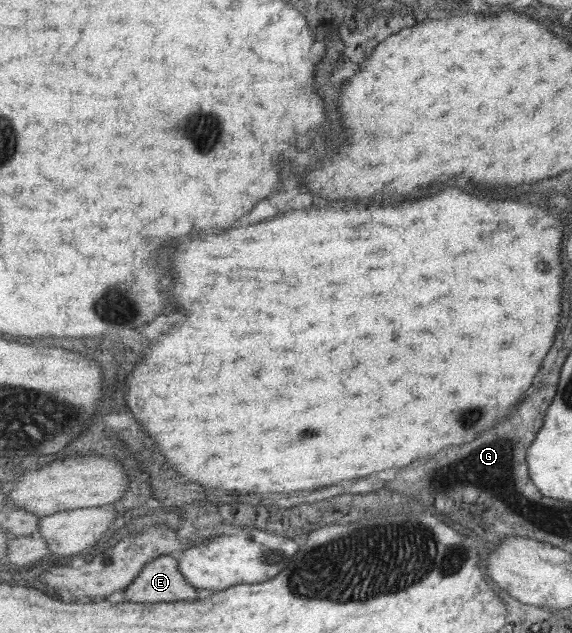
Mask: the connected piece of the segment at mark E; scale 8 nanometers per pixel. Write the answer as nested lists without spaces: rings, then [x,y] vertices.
[[[163,555],[148,562],[136,581],[124,591],[123,602],[193,602],[203,599],[204,595],[181,573],[180,562],[176,556]]]

